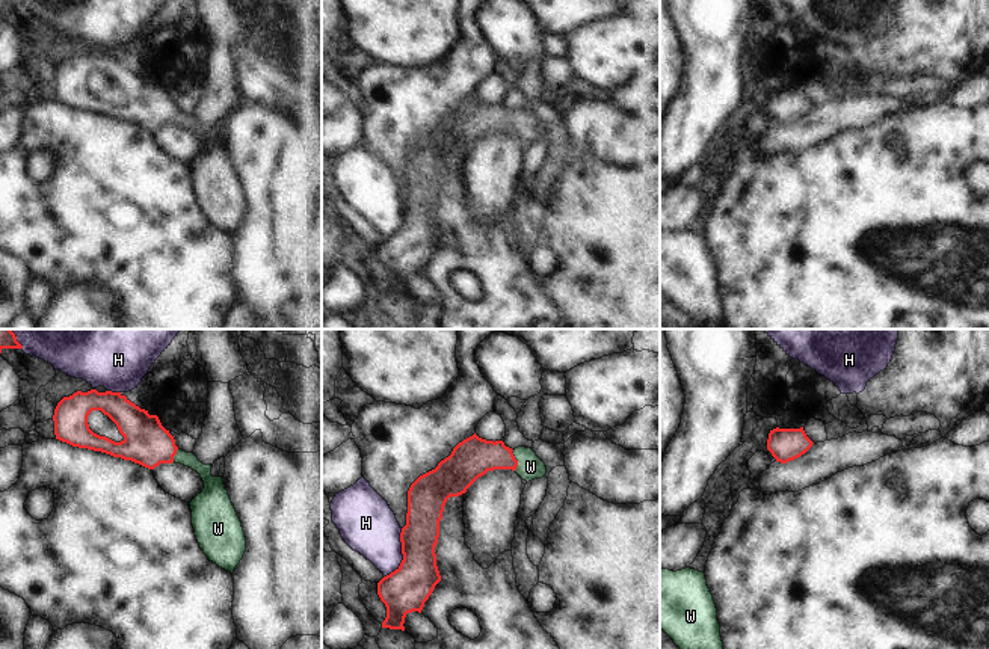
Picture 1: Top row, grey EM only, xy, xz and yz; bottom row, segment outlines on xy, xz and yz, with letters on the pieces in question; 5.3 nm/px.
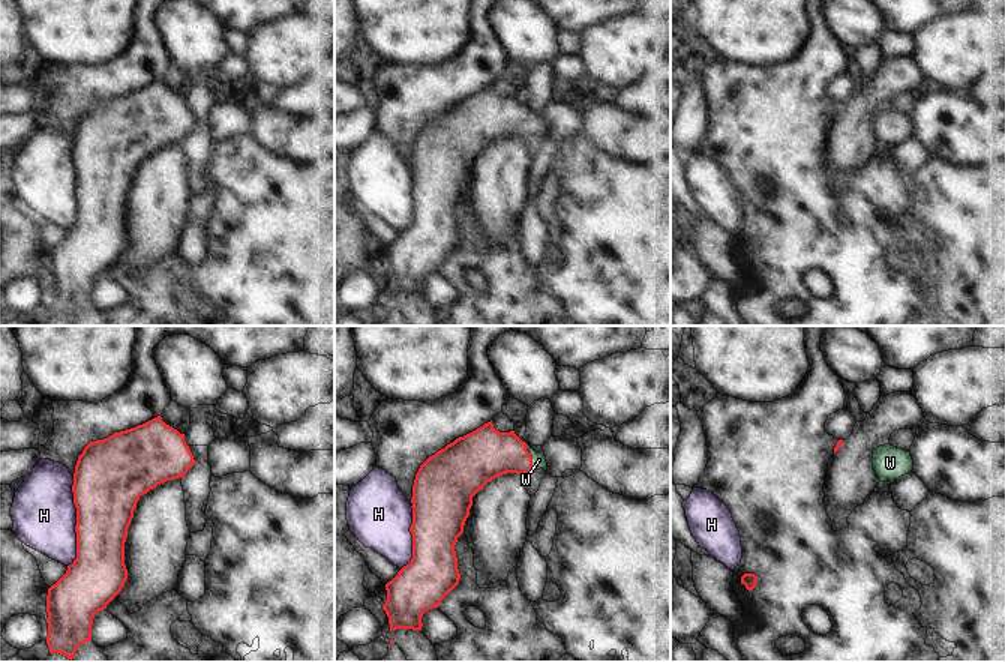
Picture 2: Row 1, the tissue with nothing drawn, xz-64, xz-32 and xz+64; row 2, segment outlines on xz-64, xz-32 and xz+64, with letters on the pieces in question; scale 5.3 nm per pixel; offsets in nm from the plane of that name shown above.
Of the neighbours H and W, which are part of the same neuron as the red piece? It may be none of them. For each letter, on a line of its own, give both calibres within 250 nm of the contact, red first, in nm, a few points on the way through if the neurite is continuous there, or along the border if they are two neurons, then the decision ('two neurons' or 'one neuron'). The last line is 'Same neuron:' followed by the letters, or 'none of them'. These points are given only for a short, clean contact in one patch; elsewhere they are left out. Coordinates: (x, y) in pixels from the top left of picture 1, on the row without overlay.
H: calibres 240 and 300 nm; two neurons
W: calibres 220 and 140 nm; way xz (473, 119), (506, 119), (517, 123), (530, 129); one neuron
Same neuron: W

